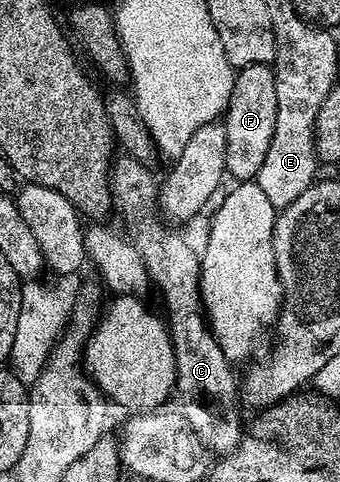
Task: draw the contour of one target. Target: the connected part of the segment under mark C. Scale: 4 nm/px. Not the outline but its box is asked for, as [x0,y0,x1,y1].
[111,156,243,455]

